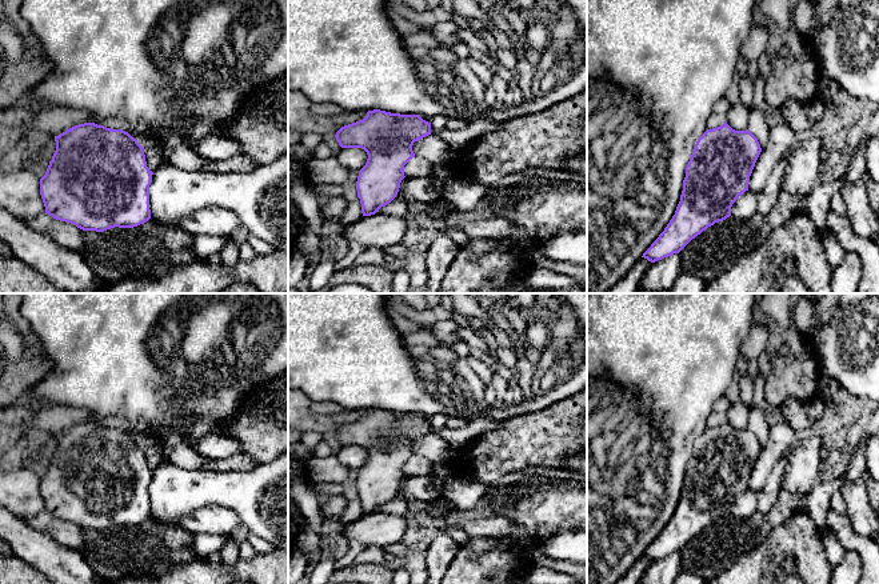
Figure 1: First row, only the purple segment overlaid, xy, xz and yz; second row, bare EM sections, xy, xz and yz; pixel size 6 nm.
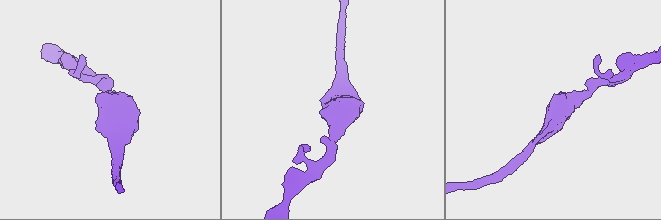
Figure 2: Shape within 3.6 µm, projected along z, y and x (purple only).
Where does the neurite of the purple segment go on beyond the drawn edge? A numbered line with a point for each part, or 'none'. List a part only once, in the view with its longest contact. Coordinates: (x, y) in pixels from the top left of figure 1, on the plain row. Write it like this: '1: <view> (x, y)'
none

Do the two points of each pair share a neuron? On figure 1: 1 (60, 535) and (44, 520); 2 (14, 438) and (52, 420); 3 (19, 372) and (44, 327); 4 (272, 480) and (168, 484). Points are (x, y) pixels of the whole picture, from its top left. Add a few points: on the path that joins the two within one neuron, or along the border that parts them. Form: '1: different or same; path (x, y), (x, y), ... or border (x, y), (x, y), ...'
1: same; path (56, 531), (48, 524)
2: same; path (23, 428), (43, 420)
3: different; border (20, 312), (52, 367)
4: same; path (247, 487), (194, 487)

